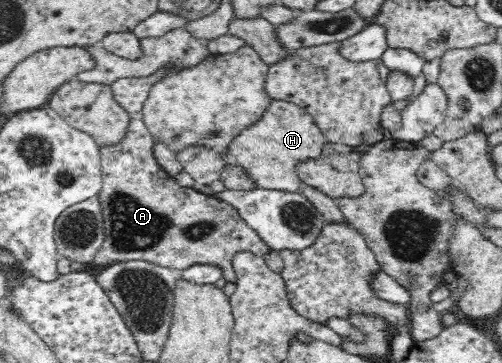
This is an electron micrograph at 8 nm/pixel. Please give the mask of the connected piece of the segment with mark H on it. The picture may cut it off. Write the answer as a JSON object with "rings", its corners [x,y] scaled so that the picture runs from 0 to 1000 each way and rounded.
{"rings":[[[540,275],[524,317],[492,350],[452,402],[460,441],[490,466],[494,482],[502,482],[514,521],[602,532],[604,501],[590,463],[602,446],[633,441],[649,394],[625,322],[584,281]]]}

